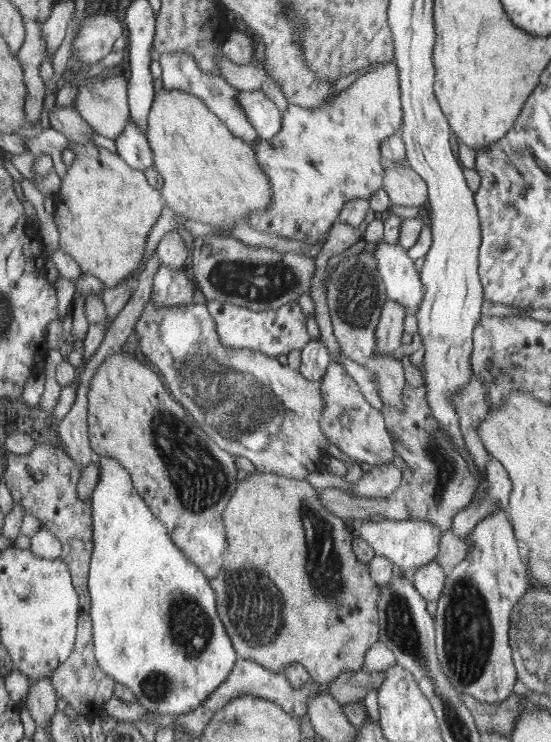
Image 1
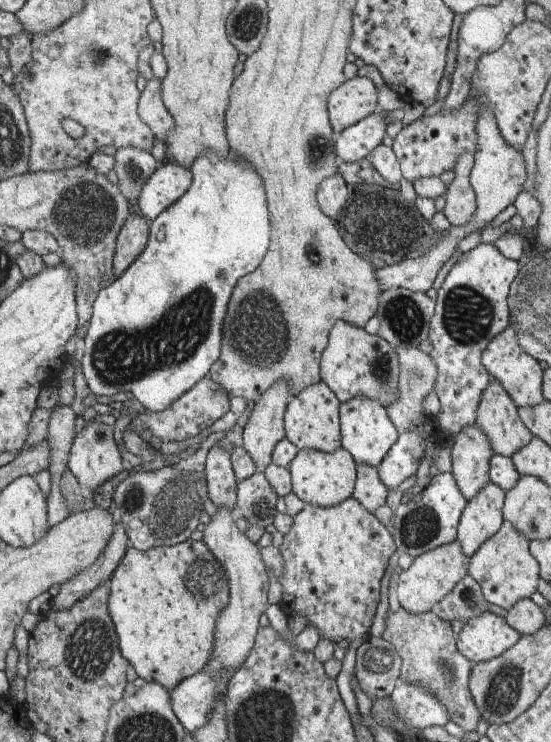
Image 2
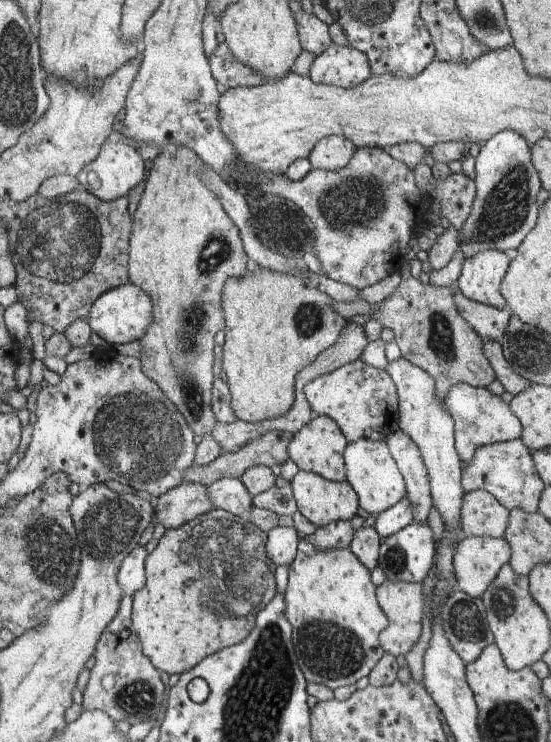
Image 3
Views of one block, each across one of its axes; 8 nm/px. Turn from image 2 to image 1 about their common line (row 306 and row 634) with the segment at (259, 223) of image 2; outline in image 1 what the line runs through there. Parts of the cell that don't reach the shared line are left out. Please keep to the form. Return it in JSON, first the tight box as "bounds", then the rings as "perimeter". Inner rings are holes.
{"bounds":[86,455,236,715],"perimeter":[[[94,455],[96,466],[99,469],[99,476],[97,484],[93,487],[90,494],[90,513],[91,513],[91,528],[92,528],[92,552],[88,566],[88,577],[86,580],[89,608],[88,615],[92,617],[92,631],[94,648],[96,649],[96,659],[100,668],[103,669],[117,684],[126,686],[143,708],[147,711],[164,714],[184,715],[189,711],[195,710],[228,678],[231,674],[232,668],[236,662],[236,651],[232,647],[232,641],[228,633],[223,632],[223,626],[219,622],[219,615],[215,614],[216,596],[213,596],[214,591],[208,583],[208,578],[203,572],[197,568],[197,565],[189,561],[180,549],[176,547],[174,541],[168,535],[168,531],[162,521],[157,520],[153,516],[152,511],[148,505],[144,503],[144,499],[139,495],[136,489],[133,488],[132,479],[126,468],[123,468],[117,460],[111,457],[101,458]]]}

